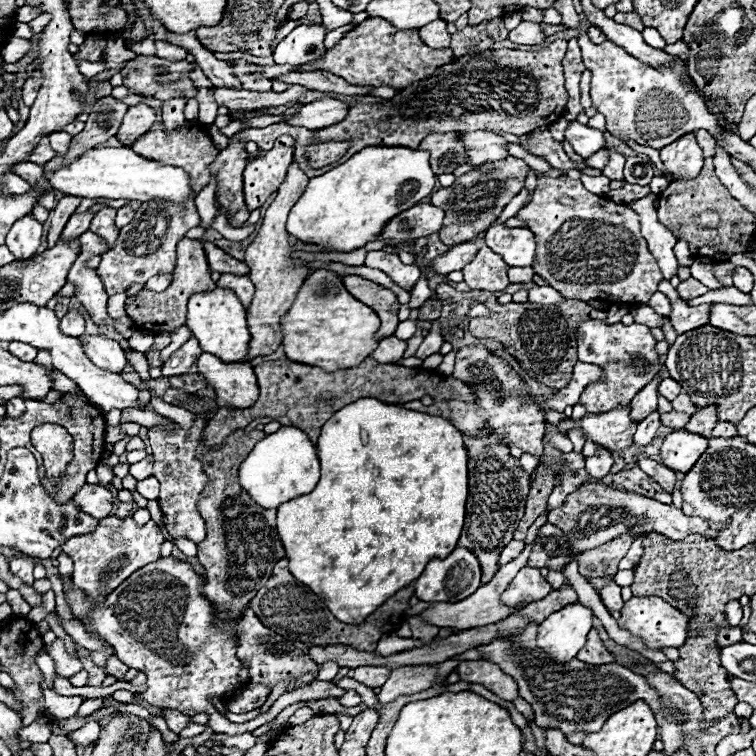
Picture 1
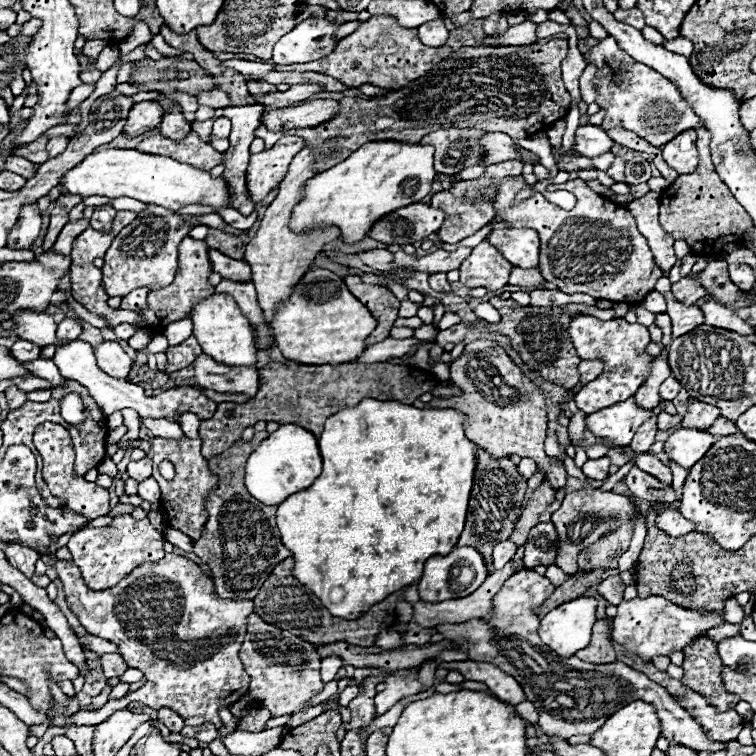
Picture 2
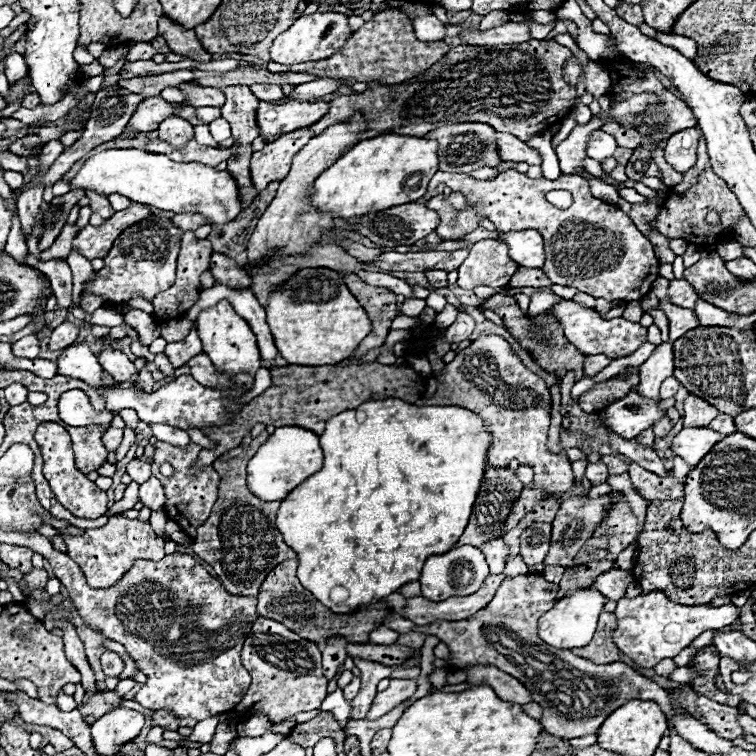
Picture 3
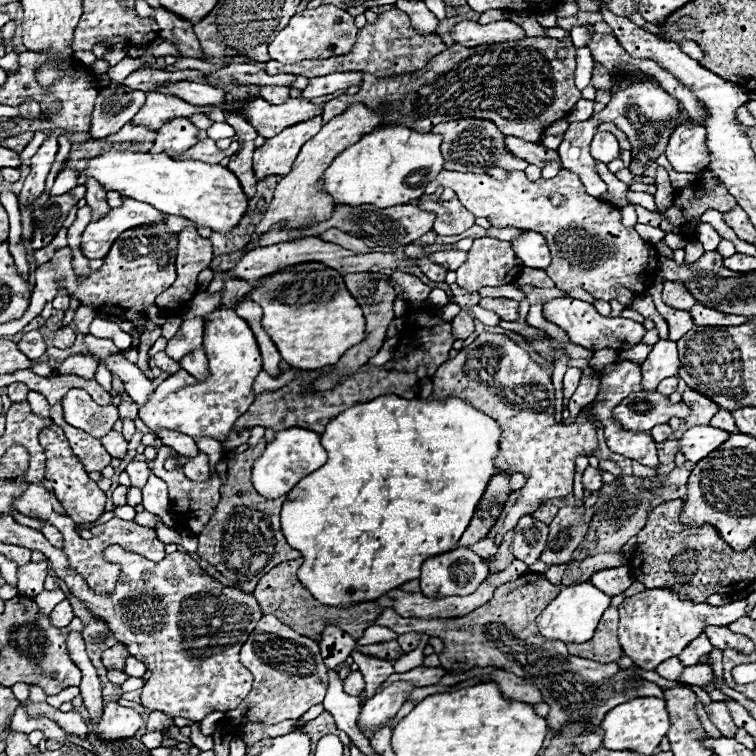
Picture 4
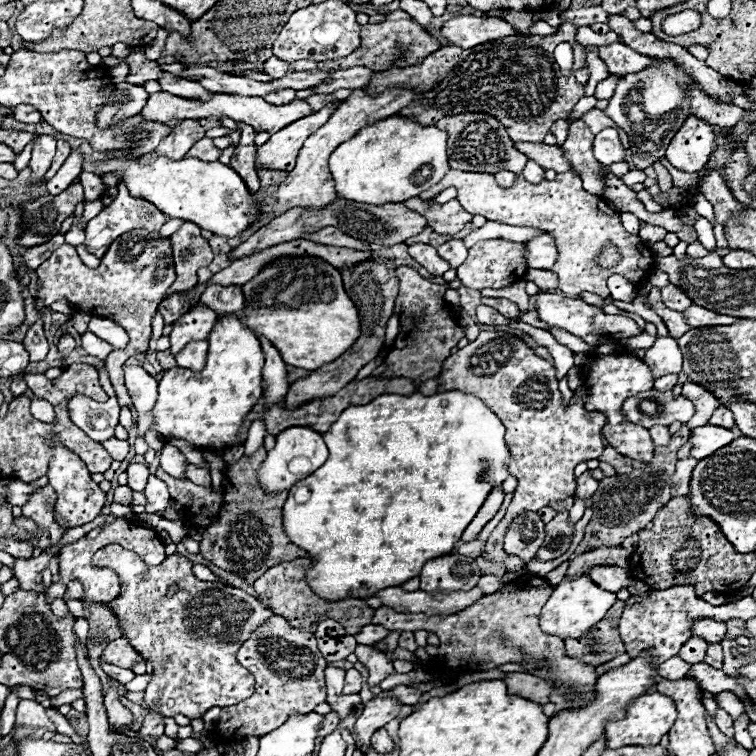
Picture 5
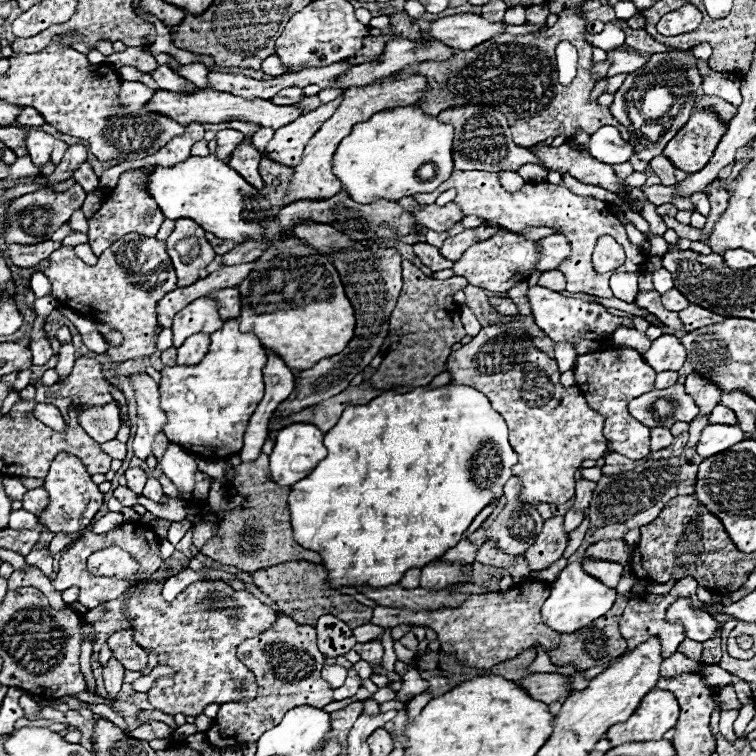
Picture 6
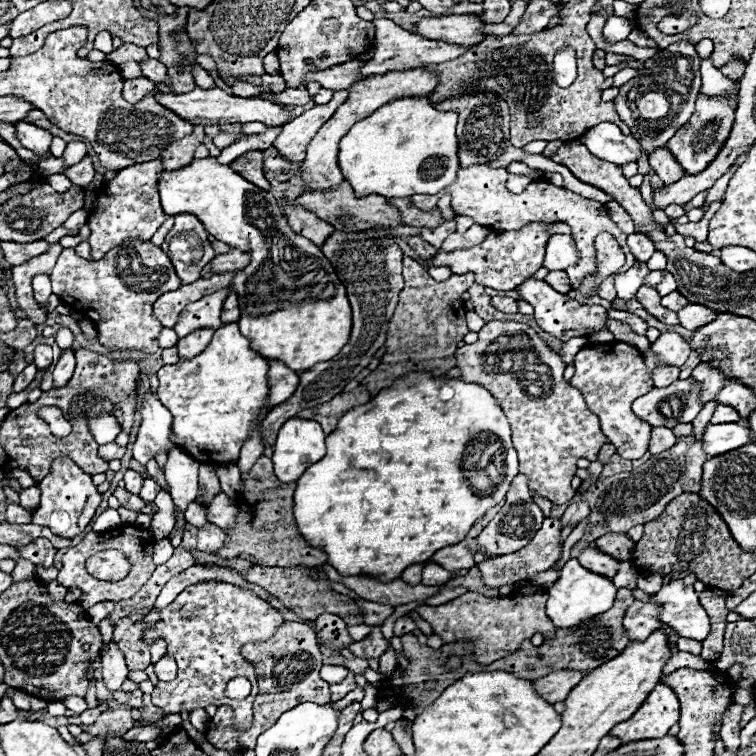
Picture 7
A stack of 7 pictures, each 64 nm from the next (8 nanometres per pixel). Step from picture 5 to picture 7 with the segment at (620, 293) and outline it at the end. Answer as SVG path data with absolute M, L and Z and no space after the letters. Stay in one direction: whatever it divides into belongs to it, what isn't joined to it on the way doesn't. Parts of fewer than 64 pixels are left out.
M636 262L634 268L630 268L628 272L624 274L616 274L614 276L614 286L616 286L616 292L618 292L618 298L622 300L632 300L638 292L638 288L642 286L642 280L646 278L648 274L648 266L646 262Z

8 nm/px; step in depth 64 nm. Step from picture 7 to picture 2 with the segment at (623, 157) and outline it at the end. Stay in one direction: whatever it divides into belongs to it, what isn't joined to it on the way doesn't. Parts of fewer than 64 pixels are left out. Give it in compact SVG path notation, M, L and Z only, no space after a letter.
M590 124L576 128L574 142L576 142L576 152L586 158L600 156L604 152L610 152L610 148L612 148L610 136L602 128L590 126Z

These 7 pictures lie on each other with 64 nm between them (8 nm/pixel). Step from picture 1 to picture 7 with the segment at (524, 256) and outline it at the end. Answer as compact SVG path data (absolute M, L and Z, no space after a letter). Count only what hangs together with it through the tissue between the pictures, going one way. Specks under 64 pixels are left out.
M554 234L546 244L544 268L548 270L566 270L578 262L578 252L570 234Z

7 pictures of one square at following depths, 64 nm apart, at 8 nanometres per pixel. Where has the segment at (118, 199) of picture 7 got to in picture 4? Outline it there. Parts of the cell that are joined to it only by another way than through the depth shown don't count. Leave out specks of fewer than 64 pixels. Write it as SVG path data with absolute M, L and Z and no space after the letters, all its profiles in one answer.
M126 198L120 208L112 208L98 222L90 222L82 232L82 252L86 258L104 258L112 246L112 242L126 232L128 228L136 228L140 224L150 224L162 220L160 212L150 204L140 204L132 198Z

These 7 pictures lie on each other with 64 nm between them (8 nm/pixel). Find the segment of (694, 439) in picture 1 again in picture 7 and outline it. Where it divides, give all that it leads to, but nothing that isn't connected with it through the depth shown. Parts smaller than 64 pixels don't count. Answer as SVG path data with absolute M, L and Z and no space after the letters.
M738 422L708 424L702 438L702 450L708 456L718 456L720 452L730 452L732 448L740 448L748 442L752 442L752 432Z

